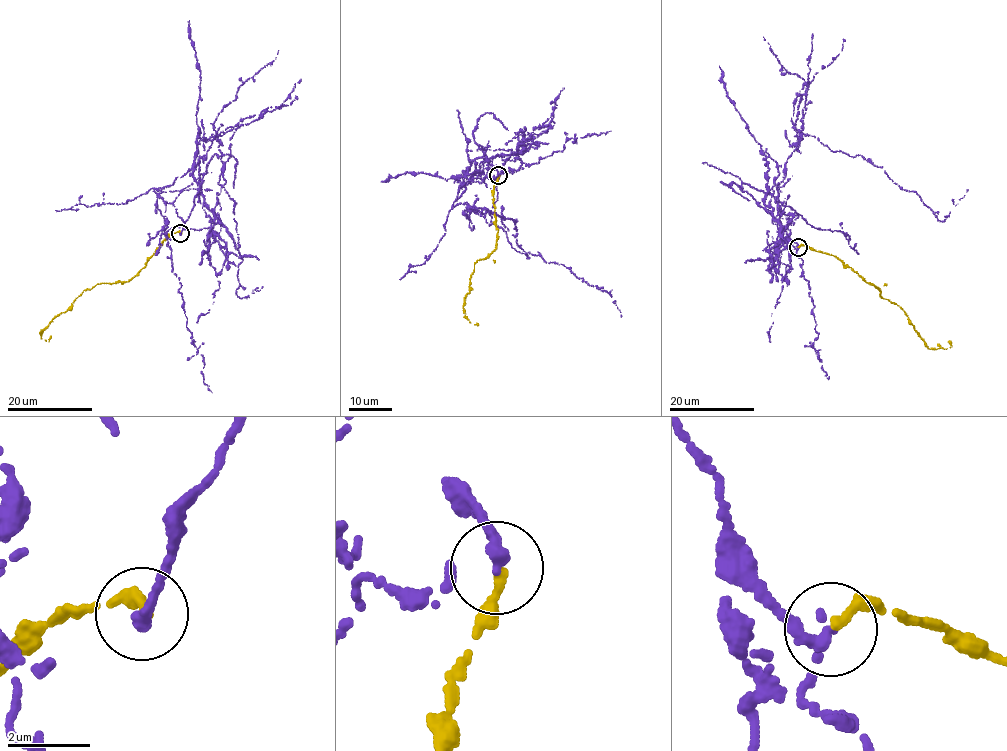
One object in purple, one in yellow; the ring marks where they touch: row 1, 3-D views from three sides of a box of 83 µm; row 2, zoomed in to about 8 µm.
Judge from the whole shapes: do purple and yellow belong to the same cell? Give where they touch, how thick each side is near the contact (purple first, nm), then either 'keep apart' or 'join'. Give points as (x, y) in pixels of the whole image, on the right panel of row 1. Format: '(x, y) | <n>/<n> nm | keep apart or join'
(798, 247) | 320/240 nm | keep apart

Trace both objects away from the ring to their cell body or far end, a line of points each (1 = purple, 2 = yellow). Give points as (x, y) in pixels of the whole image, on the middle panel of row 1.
1: (499, 175), (486, 158), (509, 154), (494, 182), (497, 200), (477, 213), (520, 252), (609, 292), (621, 317)
2: (499, 175), (493, 188), (498, 230), (496, 248), (474, 264), (470, 292), (463, 305), (470, 322), (477, 324)

